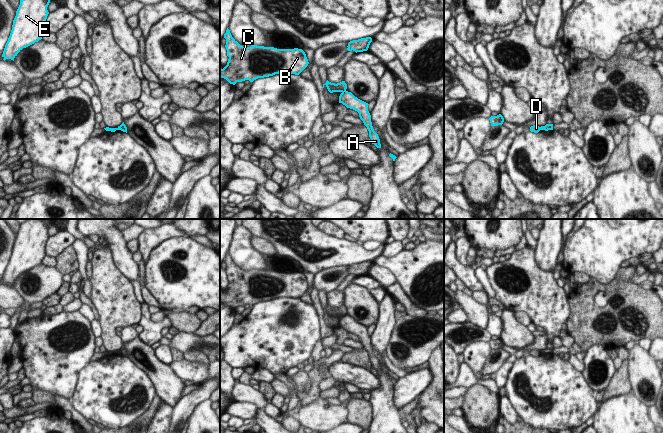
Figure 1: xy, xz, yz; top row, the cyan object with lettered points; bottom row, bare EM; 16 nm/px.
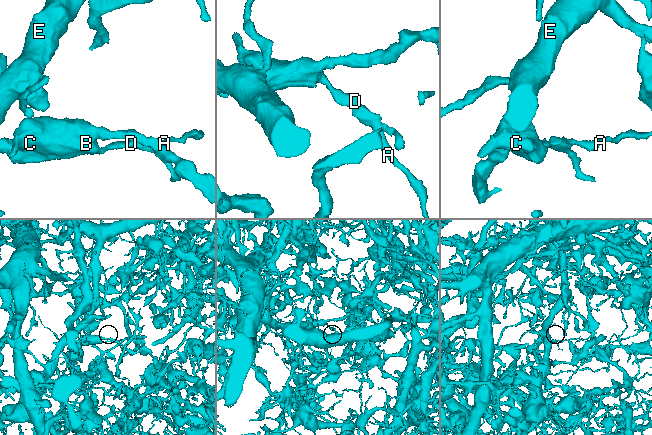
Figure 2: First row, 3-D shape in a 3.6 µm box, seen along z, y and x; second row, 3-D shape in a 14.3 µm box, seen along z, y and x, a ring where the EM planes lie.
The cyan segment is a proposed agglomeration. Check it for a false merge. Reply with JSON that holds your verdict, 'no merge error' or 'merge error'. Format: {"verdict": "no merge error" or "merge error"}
{"verdict": "merge error"}

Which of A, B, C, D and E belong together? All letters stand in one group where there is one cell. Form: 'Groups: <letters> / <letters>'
Groups: A E / B C D

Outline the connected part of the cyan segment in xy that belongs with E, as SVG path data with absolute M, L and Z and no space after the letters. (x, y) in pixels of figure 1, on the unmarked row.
M29 219L20 224L13 244L12 254L2 281L14 282L23 273L42 263L46 256L45 246L49 238L47 231L51 219Z

